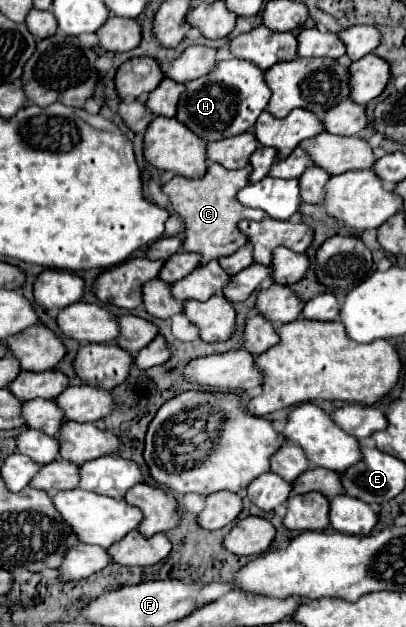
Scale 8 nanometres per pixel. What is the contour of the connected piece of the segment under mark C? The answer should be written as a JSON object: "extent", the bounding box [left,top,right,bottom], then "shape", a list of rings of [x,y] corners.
{"extent":[163,164,265,264],"shape":[[[211,164],[207,174],[199,180],[191,180],[185,176],[173,176],[165,186],[163,192],[169,196],[175,212],[185,222],[185,240],[183,248],[187,252],[201,254],[201,264],[207,264],[211,260],[231,256],[235,254],[245,242],[245,234],[239,230],[239,222],[243,218],[251,220],[263,220],[265,212],[259,208],[245,208],[237,200],[237,192],[249,184],[251,166],[239,168],[239,170],[227,170],[221,164]]]}

